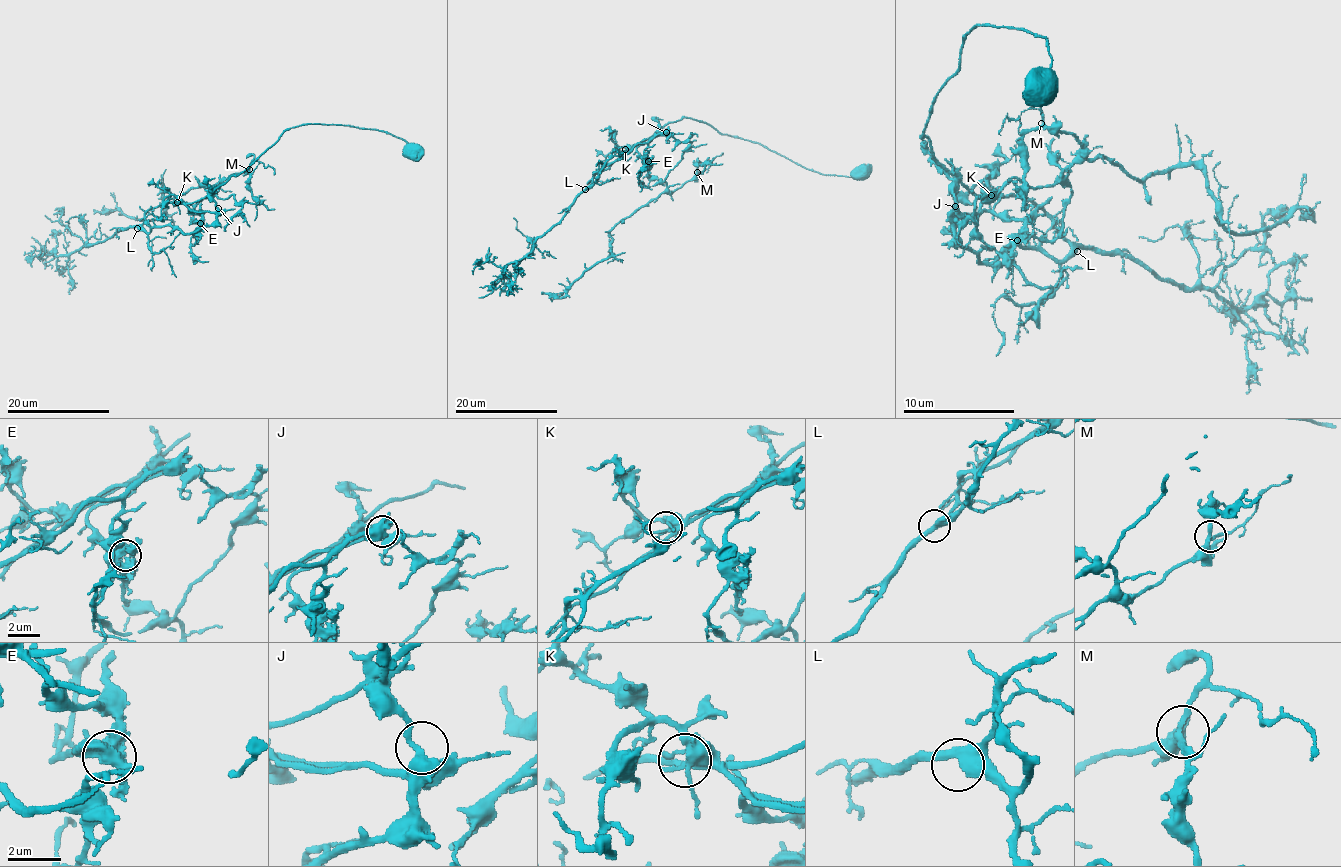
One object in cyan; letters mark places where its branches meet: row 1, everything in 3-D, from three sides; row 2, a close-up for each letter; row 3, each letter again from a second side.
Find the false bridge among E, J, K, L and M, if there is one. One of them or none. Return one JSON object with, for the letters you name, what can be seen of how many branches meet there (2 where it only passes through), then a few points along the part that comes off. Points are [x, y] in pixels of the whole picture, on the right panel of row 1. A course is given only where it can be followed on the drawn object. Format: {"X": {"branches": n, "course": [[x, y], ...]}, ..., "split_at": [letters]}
{"E": {"branches": 3, "course": [[1016, 240], [1058, 234], [1069, 168], [1105, 156], [1135, 179], [1194, 165], [1235, 234], [1299, 209]]}, "split_at": ["E"]}

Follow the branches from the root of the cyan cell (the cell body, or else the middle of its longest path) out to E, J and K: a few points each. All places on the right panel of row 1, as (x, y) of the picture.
E: (991, 209), (997, 215), (1024, 223), (1016, 240)
J: (991, 209), (958, 215), (955, 206)
K: (991, 209), (983, 206), (991, 195)

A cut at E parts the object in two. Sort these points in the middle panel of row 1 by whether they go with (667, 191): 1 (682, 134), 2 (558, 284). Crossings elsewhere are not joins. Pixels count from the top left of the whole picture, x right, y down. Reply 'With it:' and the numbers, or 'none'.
With it: 2

